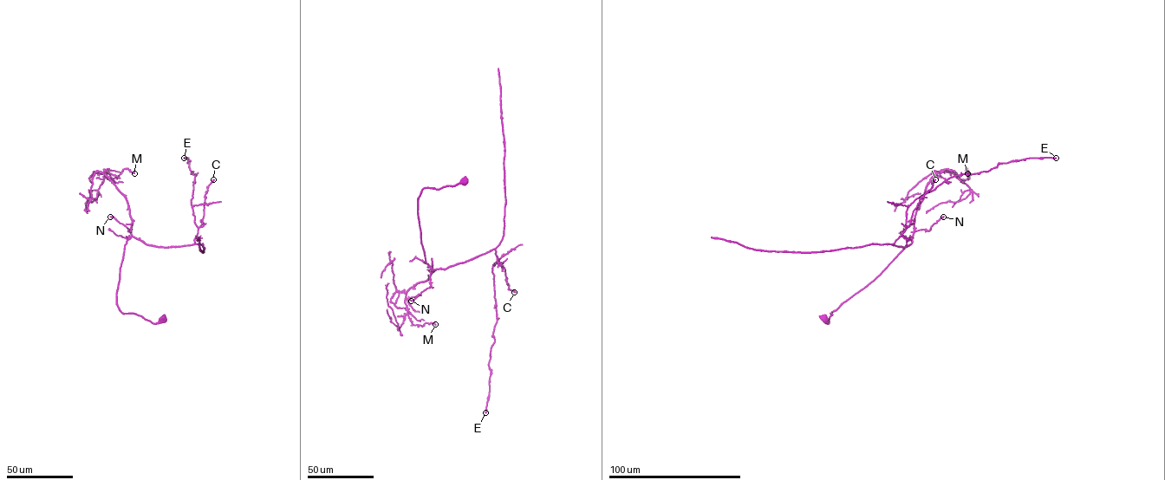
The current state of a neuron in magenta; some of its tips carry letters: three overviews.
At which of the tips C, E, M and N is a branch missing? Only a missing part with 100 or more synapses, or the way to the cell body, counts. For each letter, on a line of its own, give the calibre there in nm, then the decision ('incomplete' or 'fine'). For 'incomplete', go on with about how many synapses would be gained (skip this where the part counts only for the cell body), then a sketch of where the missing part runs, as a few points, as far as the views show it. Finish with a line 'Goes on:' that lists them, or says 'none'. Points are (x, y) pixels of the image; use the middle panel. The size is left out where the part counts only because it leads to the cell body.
C: calibre 280 nm; fine
E: calibre 550 nm; fine
M: calibre 70 nm; fine
N: calibre 160 nm; fine
Goes on: none

